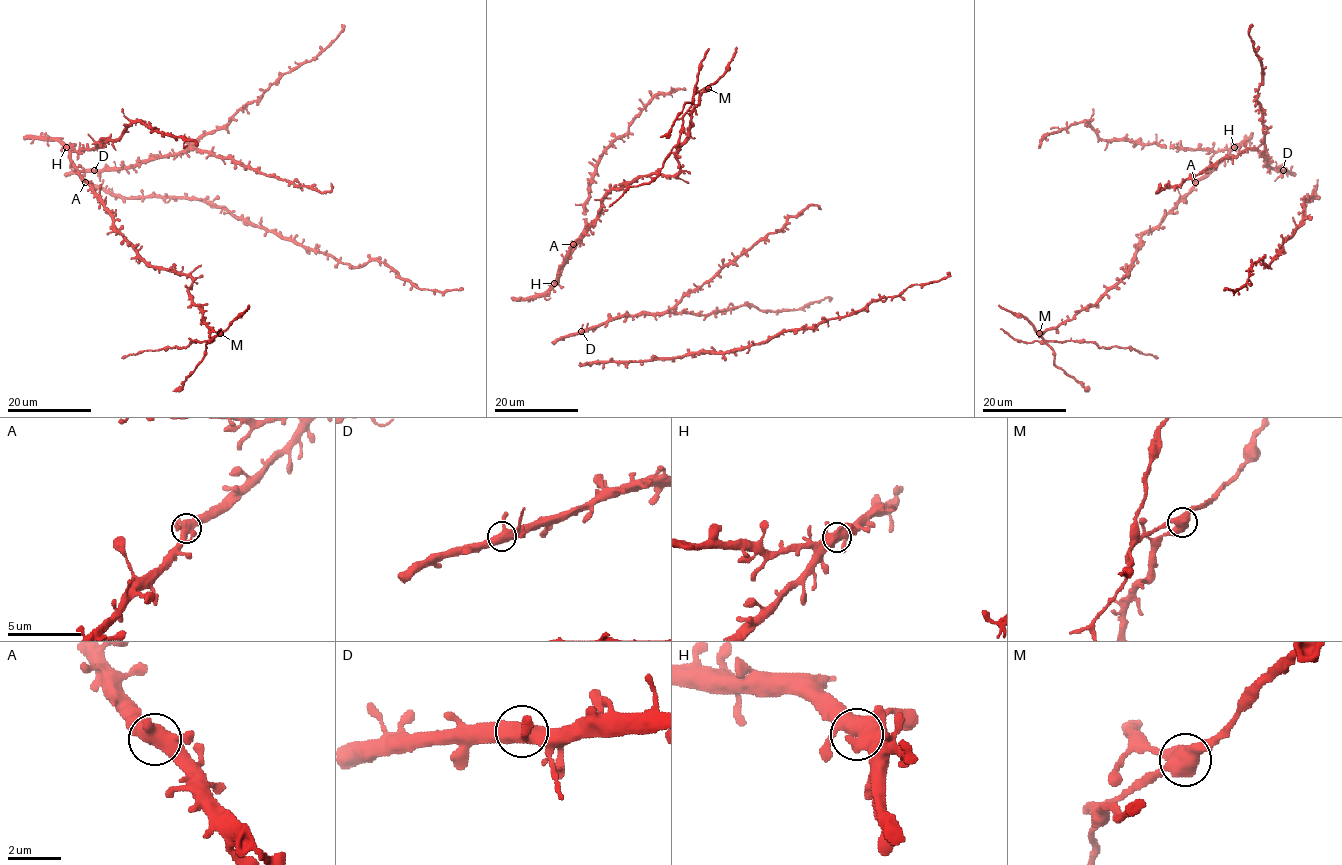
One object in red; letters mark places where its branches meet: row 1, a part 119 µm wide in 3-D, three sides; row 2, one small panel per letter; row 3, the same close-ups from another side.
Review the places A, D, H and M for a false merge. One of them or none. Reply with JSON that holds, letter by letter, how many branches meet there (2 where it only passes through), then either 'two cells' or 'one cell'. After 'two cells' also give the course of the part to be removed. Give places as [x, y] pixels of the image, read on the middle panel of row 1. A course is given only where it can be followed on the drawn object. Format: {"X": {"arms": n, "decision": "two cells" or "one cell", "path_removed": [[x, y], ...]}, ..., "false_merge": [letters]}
{"A": {"arms": 3, "decision": "one cell"}, "D": {"arms": 3, "decision": "one cell"}, "H": {"arms": 3, "decision": "one cell"}, "M": {"arms": 3, "decision": "two cells", "path_removed": [[708, 88], [693, 96], [692, 106], [682, 118], [679, 142], [659, 173], [648, 182], [631, 186], [609, 207]]}, "false_merge": ["M"]}

